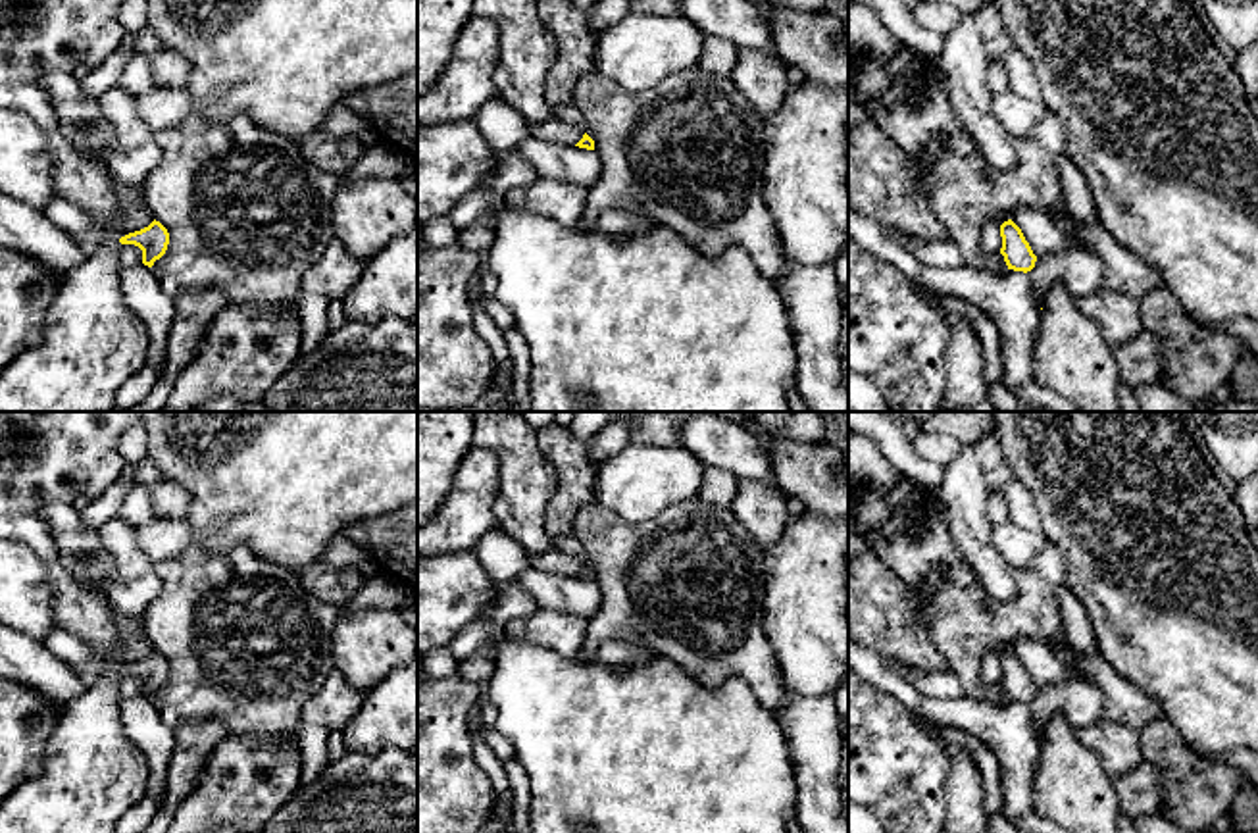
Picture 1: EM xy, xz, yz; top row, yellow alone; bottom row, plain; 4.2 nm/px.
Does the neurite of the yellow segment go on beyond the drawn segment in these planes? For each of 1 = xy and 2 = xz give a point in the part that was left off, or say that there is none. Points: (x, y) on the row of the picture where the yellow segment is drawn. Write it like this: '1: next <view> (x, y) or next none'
1: next none
2: next none

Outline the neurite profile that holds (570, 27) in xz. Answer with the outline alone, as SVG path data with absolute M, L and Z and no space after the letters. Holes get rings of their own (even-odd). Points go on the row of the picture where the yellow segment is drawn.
M537 0L537 8L558 46L546 71L546 102L556 112L573 104L575 83L592 69L596 37L589 25L591 10L577 10L571 0Z

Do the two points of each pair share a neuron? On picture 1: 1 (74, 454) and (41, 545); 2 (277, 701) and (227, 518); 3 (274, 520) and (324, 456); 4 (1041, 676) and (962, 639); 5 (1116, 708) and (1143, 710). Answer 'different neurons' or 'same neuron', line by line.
1: different neurons
2: different neurons
3: same neuron
4: different neurons
5: same neuron

